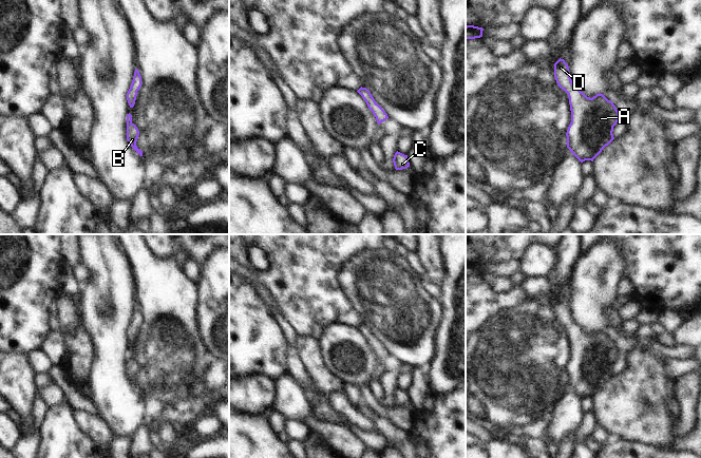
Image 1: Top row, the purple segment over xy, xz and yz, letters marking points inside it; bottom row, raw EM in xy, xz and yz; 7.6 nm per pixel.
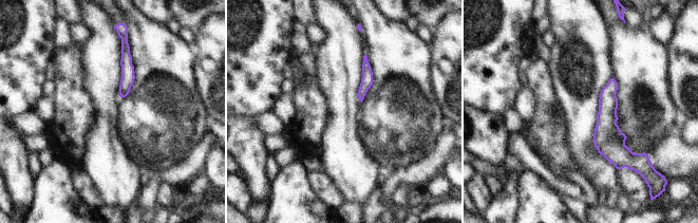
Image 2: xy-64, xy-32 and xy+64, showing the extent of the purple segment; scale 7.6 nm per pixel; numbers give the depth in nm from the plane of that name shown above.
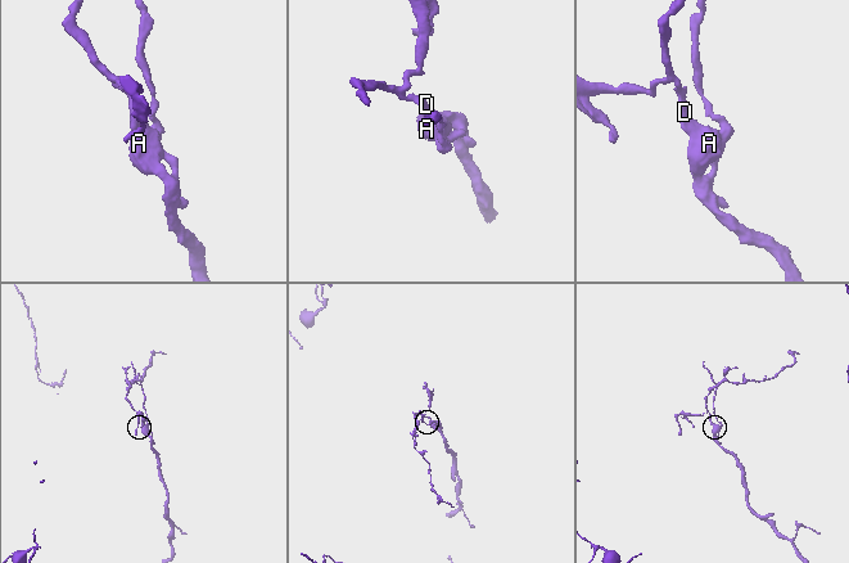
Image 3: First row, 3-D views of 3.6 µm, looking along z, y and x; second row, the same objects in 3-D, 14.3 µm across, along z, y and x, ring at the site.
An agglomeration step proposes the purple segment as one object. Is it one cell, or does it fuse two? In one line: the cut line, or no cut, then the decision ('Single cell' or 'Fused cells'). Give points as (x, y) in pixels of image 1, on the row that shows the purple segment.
No split. Single cell.

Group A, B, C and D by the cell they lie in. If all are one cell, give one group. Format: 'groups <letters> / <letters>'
groups A B C D

